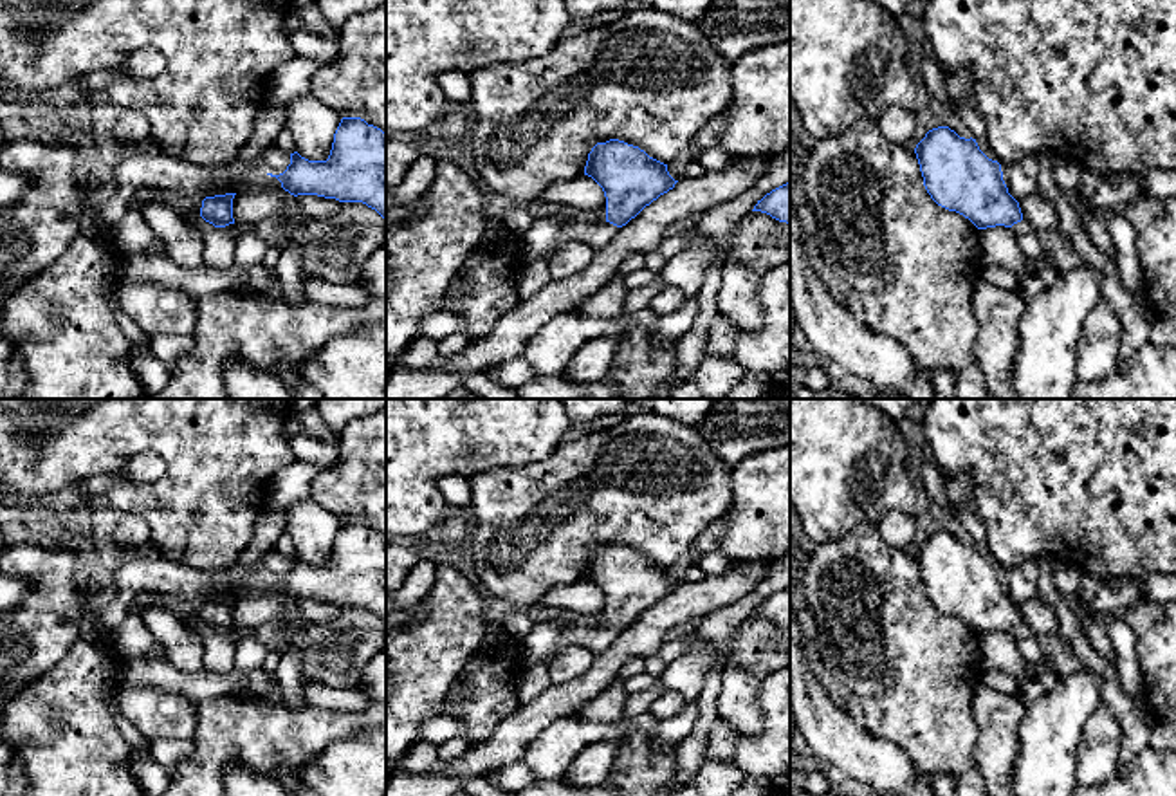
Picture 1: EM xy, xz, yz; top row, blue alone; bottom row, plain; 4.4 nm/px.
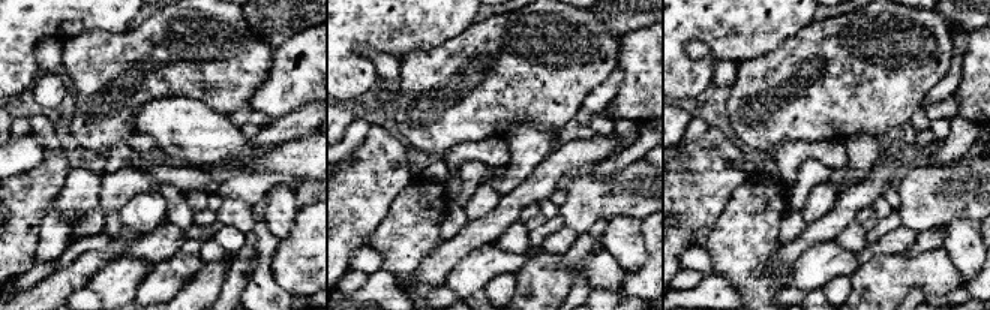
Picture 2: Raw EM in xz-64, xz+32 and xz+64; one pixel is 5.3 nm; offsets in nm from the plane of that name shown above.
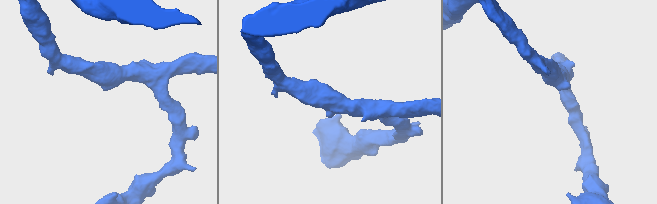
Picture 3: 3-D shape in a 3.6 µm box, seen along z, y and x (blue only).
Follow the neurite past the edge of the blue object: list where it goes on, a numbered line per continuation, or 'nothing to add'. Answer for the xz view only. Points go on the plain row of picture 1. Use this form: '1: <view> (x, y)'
1: xz (545, 639)

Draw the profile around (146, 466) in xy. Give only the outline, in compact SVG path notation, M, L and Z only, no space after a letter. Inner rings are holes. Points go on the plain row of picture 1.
M141 451L124 460L117 473L90 477L83 489L90 502L99 502L105 491L117 480L132 484L152 484L166 473L166 462L153 451Z

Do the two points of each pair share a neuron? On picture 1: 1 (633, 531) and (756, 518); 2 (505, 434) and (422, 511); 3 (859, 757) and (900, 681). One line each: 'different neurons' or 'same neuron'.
1: different neurons
2: same neuron
3: different neurons

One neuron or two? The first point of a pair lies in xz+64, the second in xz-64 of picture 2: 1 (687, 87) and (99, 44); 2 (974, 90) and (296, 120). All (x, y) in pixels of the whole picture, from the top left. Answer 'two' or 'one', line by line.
1: two
2: two

